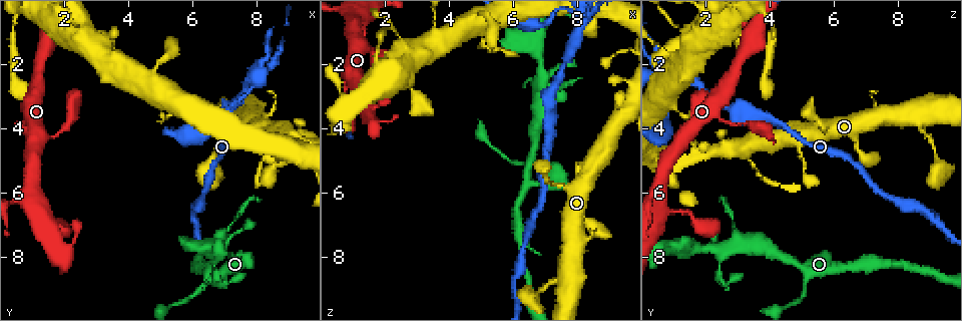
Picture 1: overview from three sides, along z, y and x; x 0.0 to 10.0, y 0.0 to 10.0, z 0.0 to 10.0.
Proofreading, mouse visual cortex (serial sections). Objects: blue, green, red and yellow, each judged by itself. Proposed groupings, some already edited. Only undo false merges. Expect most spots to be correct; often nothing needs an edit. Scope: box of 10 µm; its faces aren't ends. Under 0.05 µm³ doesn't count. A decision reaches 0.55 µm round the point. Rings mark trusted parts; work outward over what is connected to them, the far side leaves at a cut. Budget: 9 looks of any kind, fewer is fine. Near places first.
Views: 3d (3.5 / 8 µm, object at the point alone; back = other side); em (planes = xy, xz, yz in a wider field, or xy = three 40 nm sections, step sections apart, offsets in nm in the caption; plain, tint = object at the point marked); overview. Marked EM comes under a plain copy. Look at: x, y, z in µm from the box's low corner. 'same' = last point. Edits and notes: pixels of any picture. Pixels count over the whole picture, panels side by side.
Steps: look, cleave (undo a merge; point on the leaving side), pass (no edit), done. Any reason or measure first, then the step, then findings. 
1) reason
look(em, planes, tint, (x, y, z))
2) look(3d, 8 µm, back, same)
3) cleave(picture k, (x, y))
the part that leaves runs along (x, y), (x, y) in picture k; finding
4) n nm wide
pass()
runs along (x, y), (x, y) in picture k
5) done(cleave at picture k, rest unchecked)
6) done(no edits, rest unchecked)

sudden change in width
look(3d, 3.5 µm, (7.20, 3.70, 3.85))

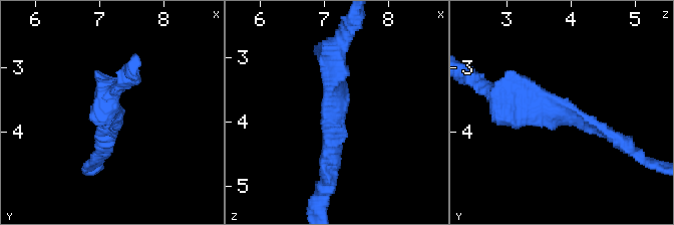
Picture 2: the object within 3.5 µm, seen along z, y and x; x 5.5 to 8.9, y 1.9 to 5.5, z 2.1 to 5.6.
arms of 200, 400 nm; need the tissue
look(em, planes, tint, (7.25, 3.75, 3.90))

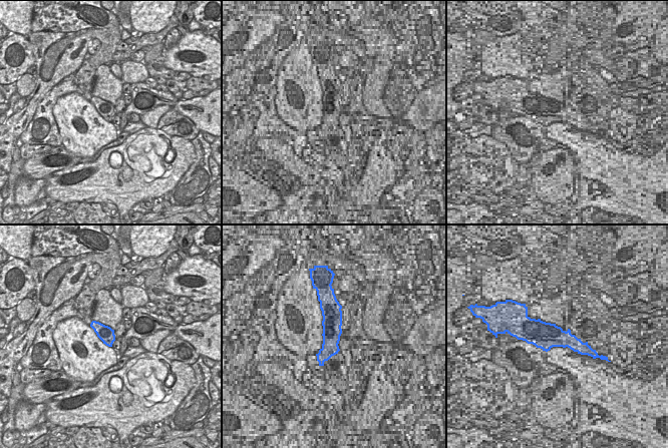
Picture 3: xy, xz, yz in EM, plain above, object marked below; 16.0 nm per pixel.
240 nm wide
pass()
runs along (616, 141), (595, 123), (500, 97) in picture 2; continuous, no second cell

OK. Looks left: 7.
calibre changes
look(3d, 8 µm, (6.80, 8.50, 2.40))

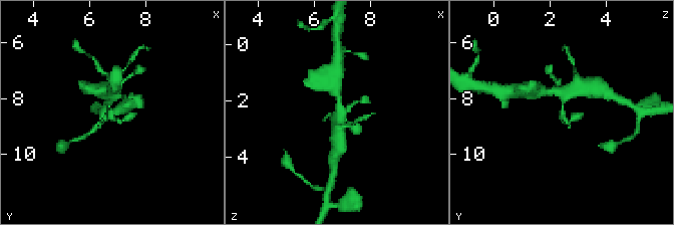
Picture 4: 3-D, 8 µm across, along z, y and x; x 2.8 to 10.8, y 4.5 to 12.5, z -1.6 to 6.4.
look(3d, 3.5 µm, same)

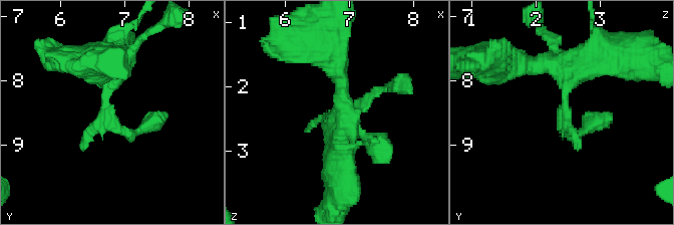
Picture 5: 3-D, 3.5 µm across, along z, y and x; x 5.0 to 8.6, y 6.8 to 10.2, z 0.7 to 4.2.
shape alone is not enough
look(em, planes, tint, (6.75, 8.50, 2.45))

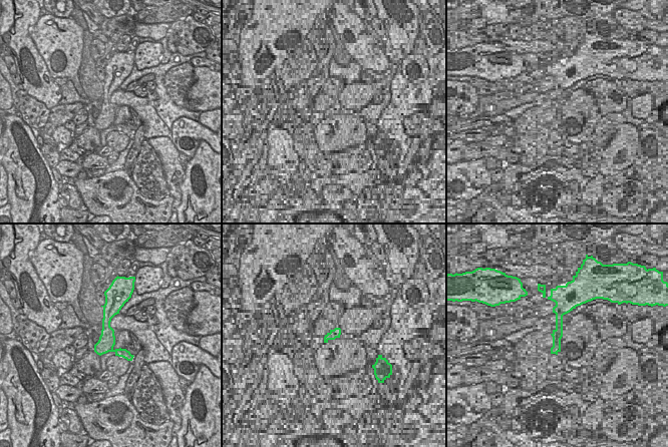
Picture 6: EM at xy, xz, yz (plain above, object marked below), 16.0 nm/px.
pass()
runs along (112, 304), (107, 343), (129, 358) in picture 6; one cell here

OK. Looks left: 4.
look(em, xy, step 1, tint, (7.50, 3.85, 8.70))

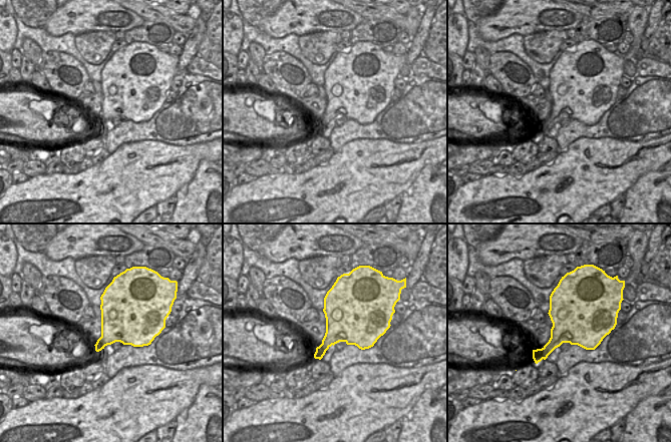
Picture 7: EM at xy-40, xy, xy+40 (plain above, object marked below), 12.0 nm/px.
see where the arms go
look(3d, 3.5 µm, same)

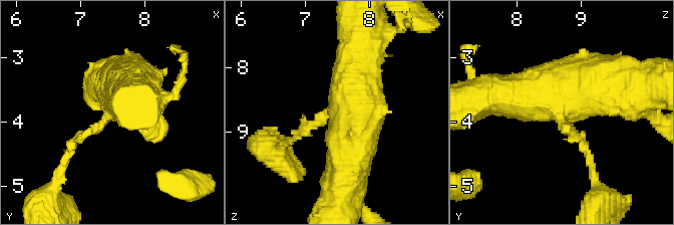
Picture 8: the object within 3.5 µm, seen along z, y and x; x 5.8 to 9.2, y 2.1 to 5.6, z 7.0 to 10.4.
550 nm wide
pass()
runs along (362, 40), (346, 169) in picture 8; one cell here

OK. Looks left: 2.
done(no edits, rest unchecked)

